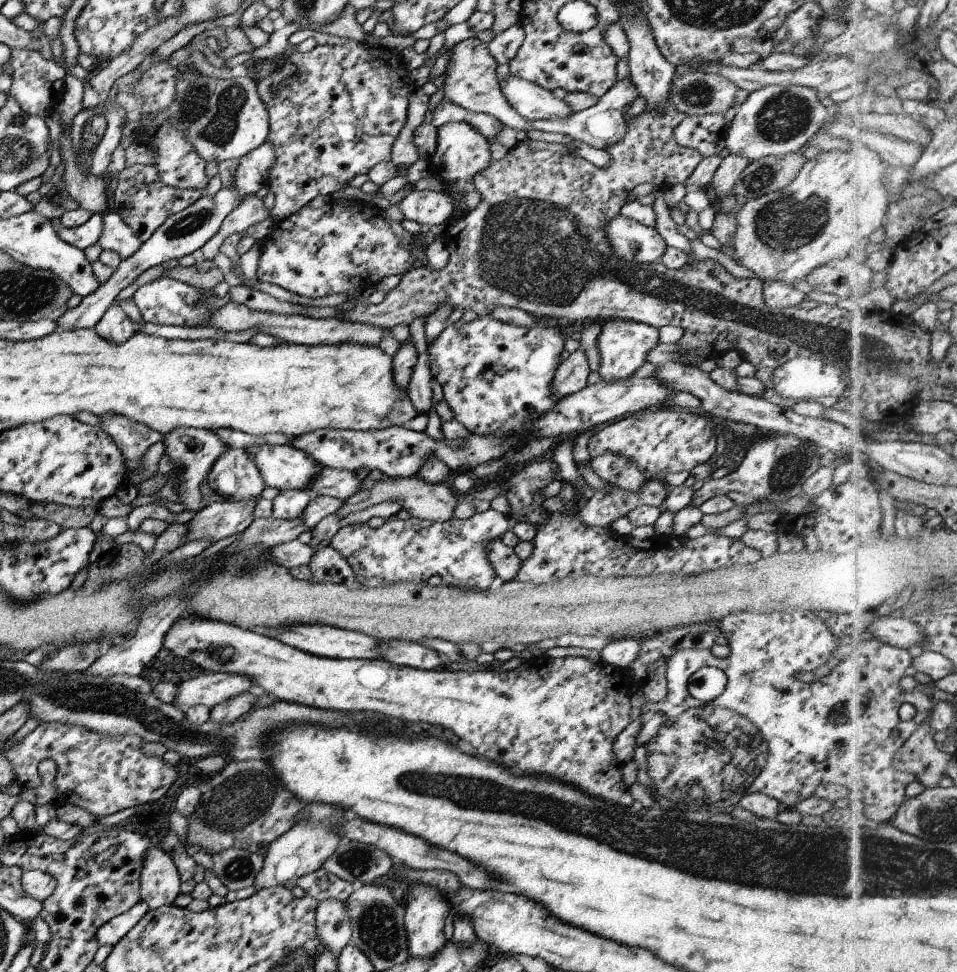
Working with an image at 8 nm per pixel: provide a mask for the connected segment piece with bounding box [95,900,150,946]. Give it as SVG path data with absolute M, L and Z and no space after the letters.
M139 900L125 912L110 918L95 932L95 940L98 946L105 946L105 944L113 946L122 936L129 932L130 928L138 924L138 920L149 909L145 902Z

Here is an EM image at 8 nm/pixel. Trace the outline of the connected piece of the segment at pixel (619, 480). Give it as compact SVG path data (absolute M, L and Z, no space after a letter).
M605 453L590 459L590 468L599 478L621 490L636 493L644 486L644 474L625 457Z

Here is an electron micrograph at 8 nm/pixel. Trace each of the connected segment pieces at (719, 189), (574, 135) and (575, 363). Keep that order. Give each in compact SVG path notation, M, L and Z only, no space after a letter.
M728 153L720 160L713 176L708 184L714 190L717 198L723 194L733 194L733 186L738 179L740 172L749 164L748 158L743 155Z
M629 76L615 81L615 84L603 95L598 97L598 102L592 107L582 111L576 111L564 119L541 119L535 123L535 126L541 132L560 132L567 134L573 140L585 142L593 148L600 148L605 150L607 147L619 142L626 133L626 122L623 119L623 108L627 104L631 104L638 93L636 92L635 85L631 82Z
M582 348L573 353L557 365L550 392L553 395L564 397L585 387L586 359Z

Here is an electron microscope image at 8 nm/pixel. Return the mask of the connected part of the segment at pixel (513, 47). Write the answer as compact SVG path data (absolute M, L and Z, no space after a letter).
M515 23L494 36L486 36L484 41L489 54L495 59L497 64L508 64L516 55L523 39L523 26Z

